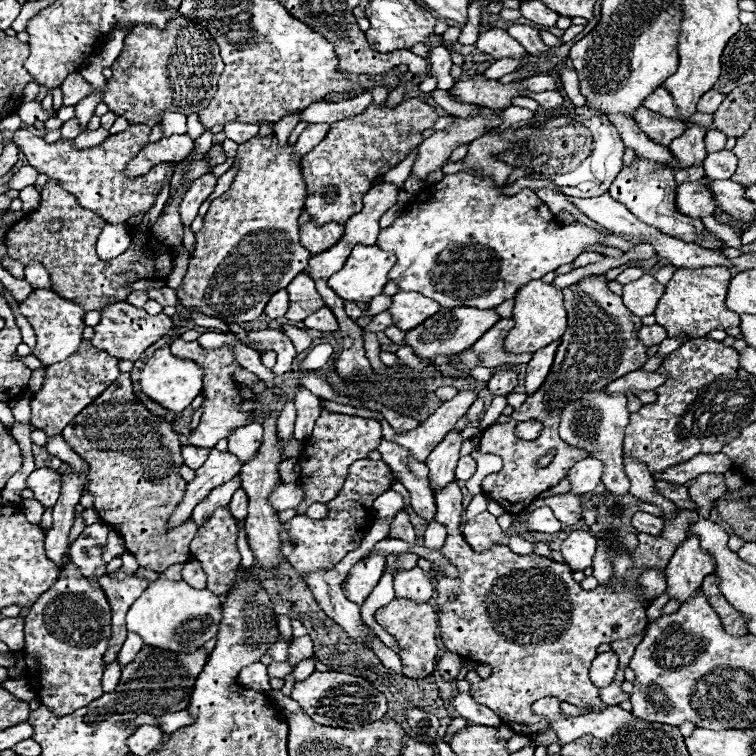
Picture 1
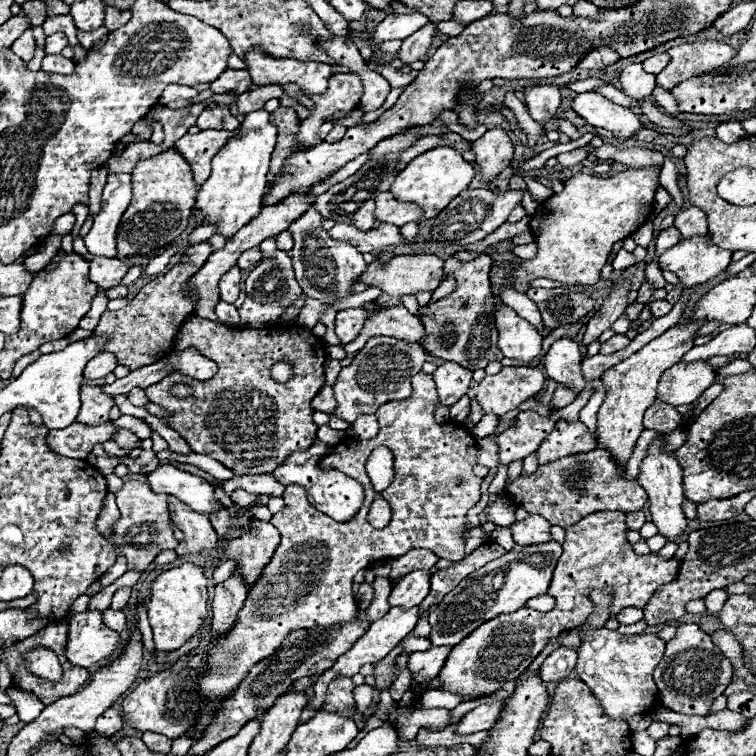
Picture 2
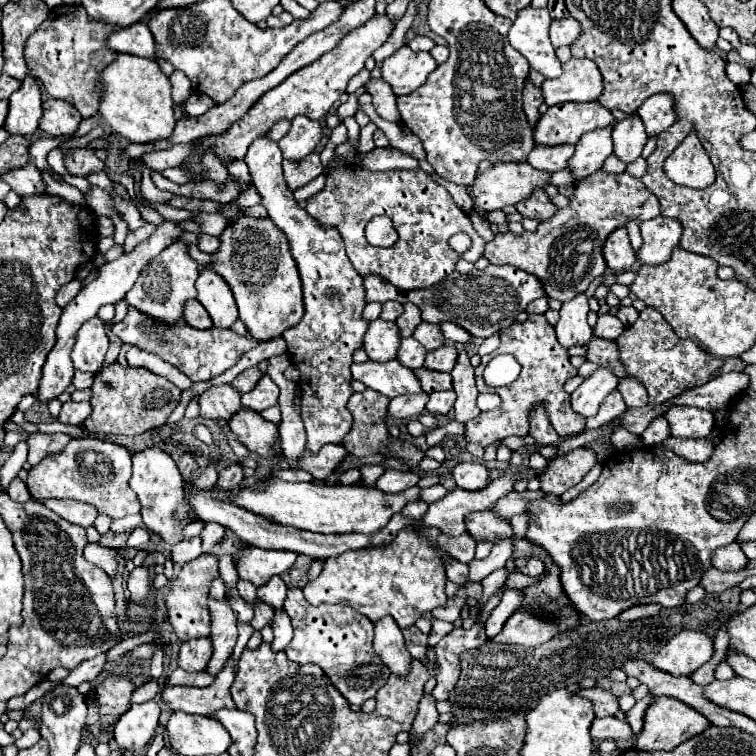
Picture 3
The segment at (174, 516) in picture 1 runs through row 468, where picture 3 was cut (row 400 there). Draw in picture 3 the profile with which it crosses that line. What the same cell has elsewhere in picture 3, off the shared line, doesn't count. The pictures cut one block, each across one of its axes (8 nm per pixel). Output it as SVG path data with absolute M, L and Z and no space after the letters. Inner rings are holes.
M232 384L206 390L198 398L198 406L200 406L200 418L208 420L230 420L242 408L240 394L232 388Z

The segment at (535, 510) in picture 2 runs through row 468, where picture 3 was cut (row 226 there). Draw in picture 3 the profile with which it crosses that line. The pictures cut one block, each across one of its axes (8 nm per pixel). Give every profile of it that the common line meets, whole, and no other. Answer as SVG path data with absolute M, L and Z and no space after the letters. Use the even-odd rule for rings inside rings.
M598 170L586 180L580 180L568 200L568 206L558 208L552 220L540 222L534 232L524 232L520 236L498 232L494 240L486 242L484 250L490 264L518 266L540 278L546 296L560 302L586 292L590 282L604 274L606 260L602 256L602 246L610 232L626 226L630 220L644 222L660 214L658 198L642 184L642 180L628 172L606 174L604 170Z

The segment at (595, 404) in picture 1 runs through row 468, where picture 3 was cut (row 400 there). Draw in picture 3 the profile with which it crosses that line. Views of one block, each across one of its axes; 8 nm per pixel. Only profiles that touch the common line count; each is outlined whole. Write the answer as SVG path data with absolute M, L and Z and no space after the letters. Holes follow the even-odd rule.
M614 390L612 394L608 394L608 396L604 398L604 402L602 402L598 414L596 414L594 418L588 418L588 420L586 420L586 428L584 428L584 430L600 428L600 426L604 426L606 422L610 422L610 420L618 418L620 414L624 414L624 410L626 410L626 404L624 404L624 400L622 400L622 394L620 394L618 390Z

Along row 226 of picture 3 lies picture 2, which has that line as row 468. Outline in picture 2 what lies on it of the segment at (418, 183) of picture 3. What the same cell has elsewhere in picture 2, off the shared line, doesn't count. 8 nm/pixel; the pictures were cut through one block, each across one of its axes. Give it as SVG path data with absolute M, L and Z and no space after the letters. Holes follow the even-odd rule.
M418 372L412 376L412 396L408 400L388 402L376 412L380 422L376 438L364 442L342 442L334 448L334 454L322 460L324 468L344 470L344 474L356 478L364 486L366 500L352 520L336 522L326 514L320 514L308 502L302 486L286 486L286 506L270 520L278 528L282 542L270 564L264 568L258 586L252 586L248 592L232 632L208 644L208 664L198 676L200 690L208 698L208 704L188 736L192 732L206 732L222 698L242 682L252 664L274 654L288 630L352 620L358 610L352 596L352 578L356 572L368 568L376 560L398 558L412 548L428 548L438 558L452 562L466 556L462 540L464 518L466 512L480 502L482 486L482 478L472 472L476 466L476 440L466 428L458 428L458 422L438 424L434 420L438 402L432 374ZM378 446L388 446L394 452L396 478L384 492L372 488L364 470L366 458ZM376 496L382 496L392 506L392 520L382 530L376 530L366 522L366 514Z

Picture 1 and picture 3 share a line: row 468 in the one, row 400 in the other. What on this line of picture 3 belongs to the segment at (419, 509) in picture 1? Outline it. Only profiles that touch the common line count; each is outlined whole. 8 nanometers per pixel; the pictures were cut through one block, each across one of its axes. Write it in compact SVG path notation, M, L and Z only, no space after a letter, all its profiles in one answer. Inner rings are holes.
M420 392L420 394L408 394L408 396L396 396L390 400L390 408L388 414L398 418L398 420L408 420L412 416L420 416L424 406L428 402L428 394Z

